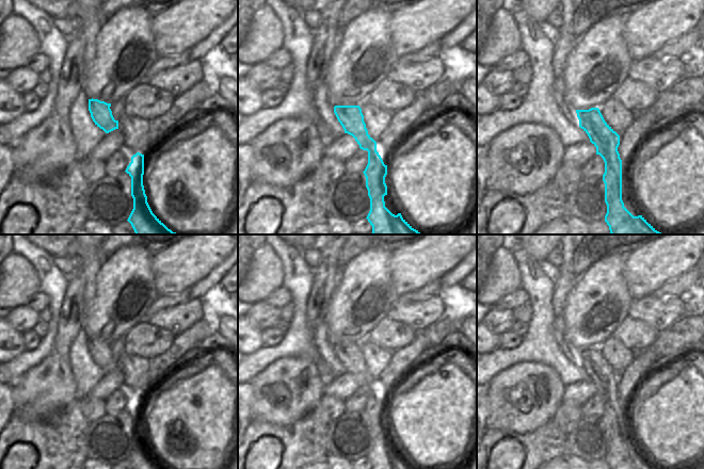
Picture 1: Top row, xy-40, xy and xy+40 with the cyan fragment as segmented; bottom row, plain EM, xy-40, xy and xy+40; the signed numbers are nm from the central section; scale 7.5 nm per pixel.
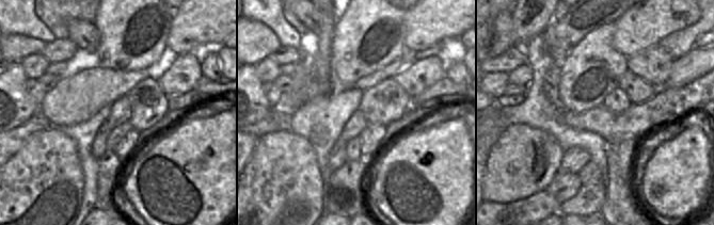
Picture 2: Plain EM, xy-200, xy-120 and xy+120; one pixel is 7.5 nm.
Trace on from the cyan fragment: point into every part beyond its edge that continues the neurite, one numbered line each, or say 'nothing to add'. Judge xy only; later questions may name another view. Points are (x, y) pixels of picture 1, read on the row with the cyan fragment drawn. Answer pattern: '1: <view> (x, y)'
nothing to add

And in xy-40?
1: xy-40 (90, 14)

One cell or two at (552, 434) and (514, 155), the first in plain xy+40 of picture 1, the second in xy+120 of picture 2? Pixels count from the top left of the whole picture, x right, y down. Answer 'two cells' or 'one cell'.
two cells

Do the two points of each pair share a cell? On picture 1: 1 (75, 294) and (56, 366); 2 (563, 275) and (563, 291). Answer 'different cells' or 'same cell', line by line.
1: same cell
2: same cell

